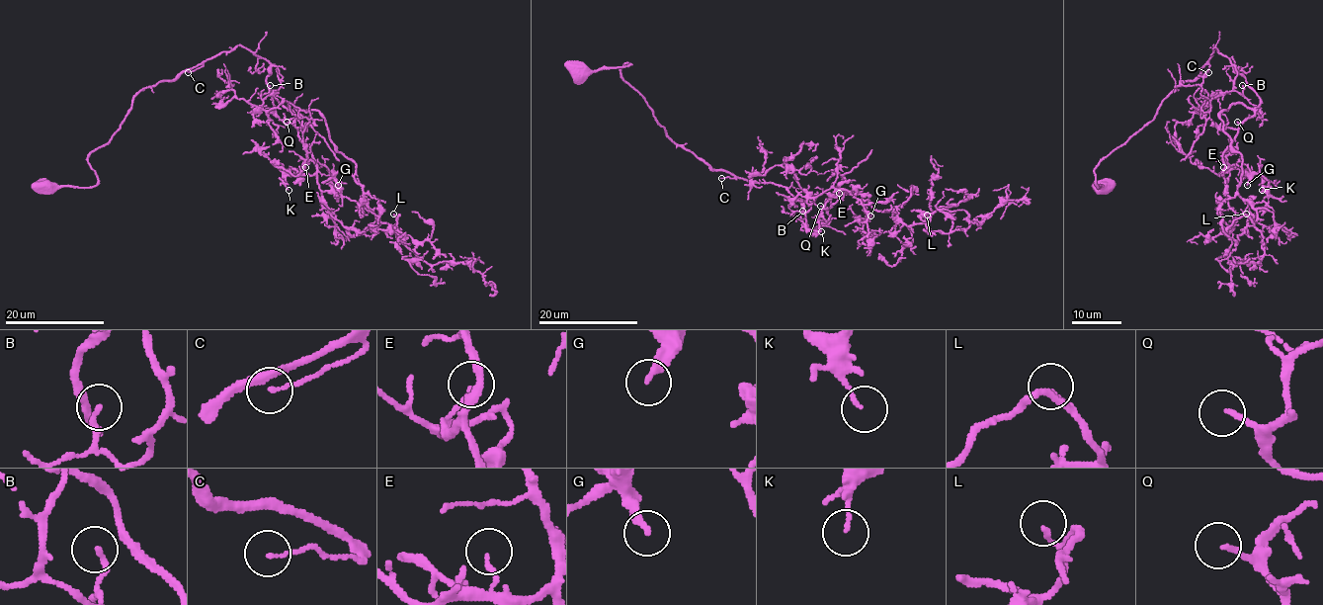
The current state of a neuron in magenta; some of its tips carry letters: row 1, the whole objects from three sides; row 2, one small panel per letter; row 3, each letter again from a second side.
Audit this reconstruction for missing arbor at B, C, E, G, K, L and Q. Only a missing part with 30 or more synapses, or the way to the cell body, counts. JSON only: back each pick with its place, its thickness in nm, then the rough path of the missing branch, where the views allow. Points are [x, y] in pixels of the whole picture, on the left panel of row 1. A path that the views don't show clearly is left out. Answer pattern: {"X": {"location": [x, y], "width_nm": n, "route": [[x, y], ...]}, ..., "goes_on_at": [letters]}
{"Q": {"location": [287, 122], "width_nm": 150, "route": [[287, 122], [271, 127], [210, 117]]}, "goes_on_at": ["Q"]}

